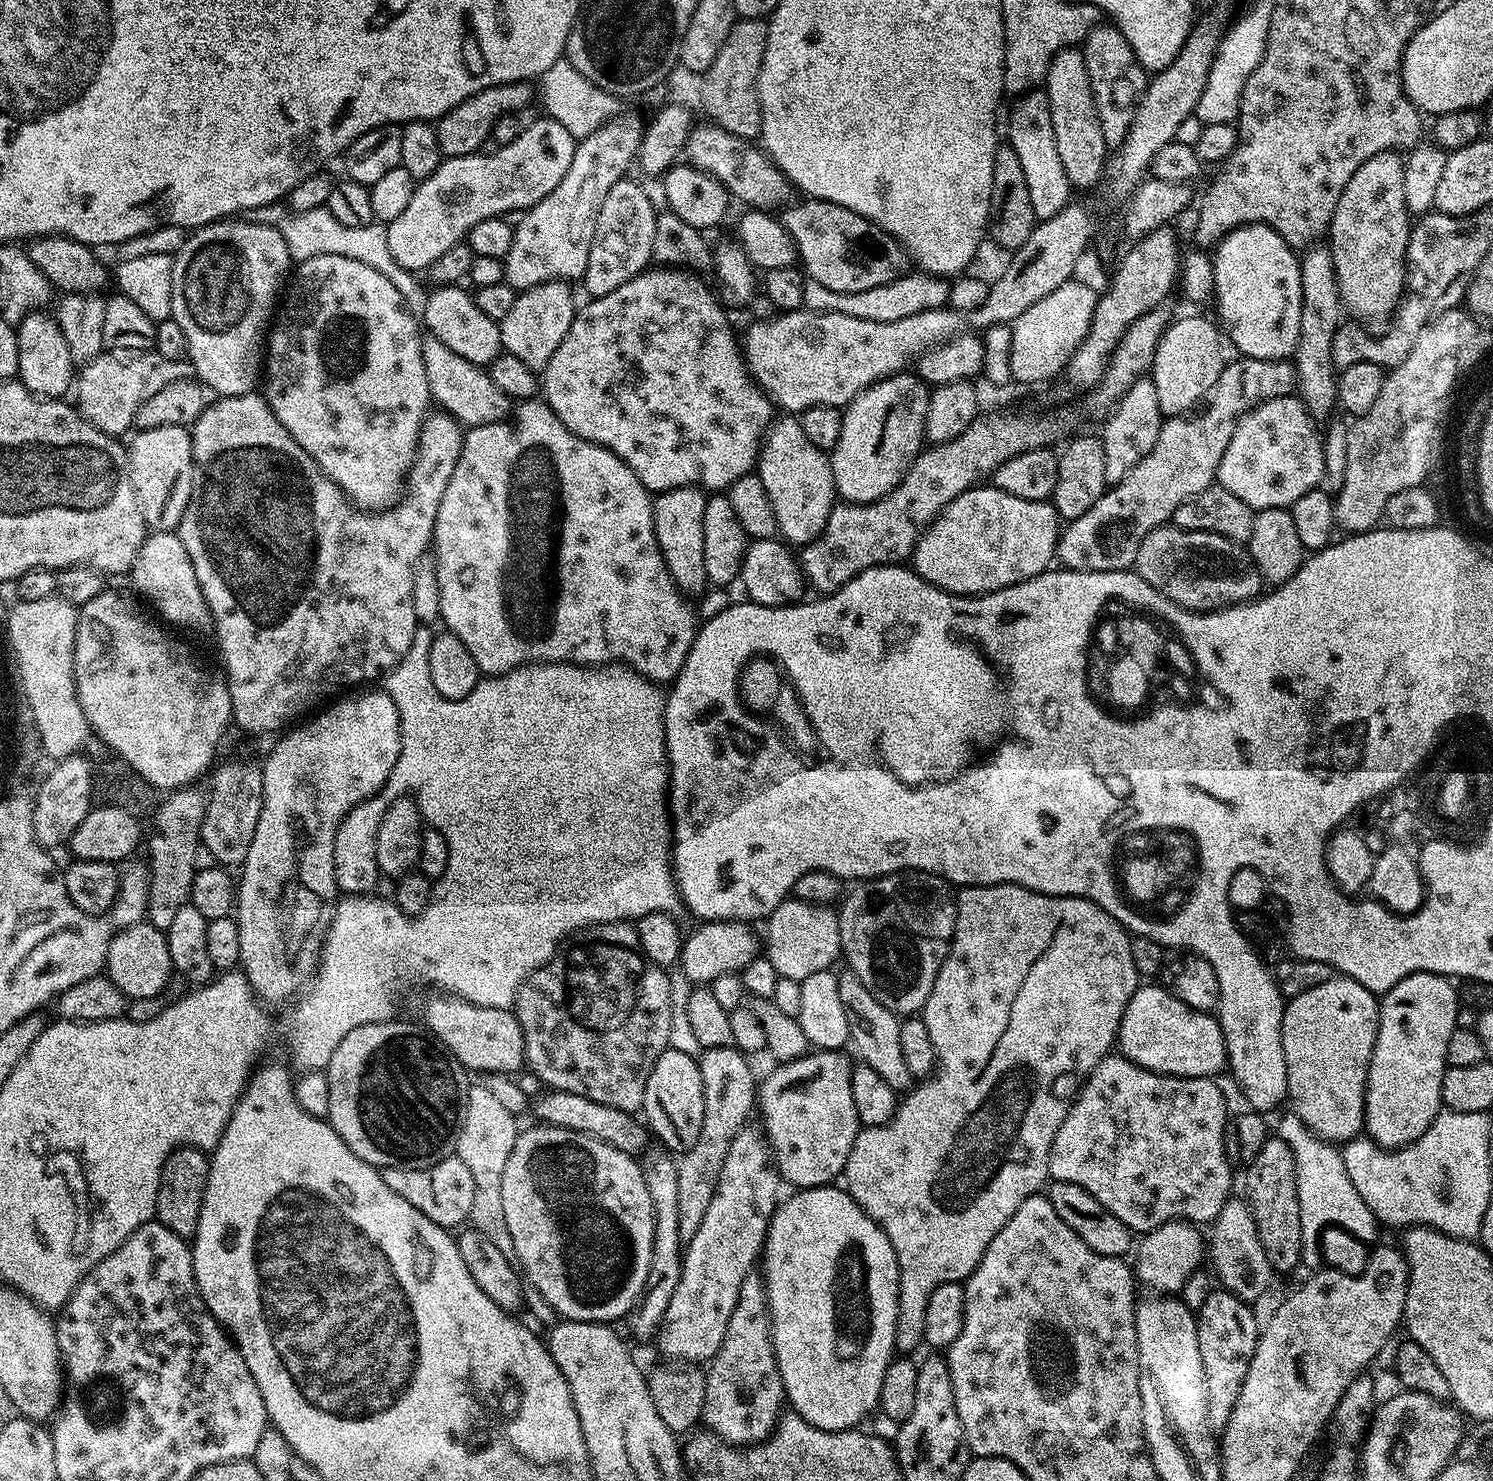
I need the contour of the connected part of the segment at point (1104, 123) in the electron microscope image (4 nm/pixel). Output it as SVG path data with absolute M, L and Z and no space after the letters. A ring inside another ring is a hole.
M1104 22L1087 36L1082 44L1091 93L1098 110L1103 140L1110 150L1120 148L1133 122L1137 104L1147 88L1148 74L1137 60L1133 48L1114 24Z

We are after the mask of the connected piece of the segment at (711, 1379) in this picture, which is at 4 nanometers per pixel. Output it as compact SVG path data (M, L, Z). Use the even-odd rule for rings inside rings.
M749 1272L746 1282L742 1282L742 1290L738 1290L738 1302L734 1302L734 1314L730 1314L730 1322L726 1326L726 1338L722 1338L718 1354L712 1356L706 1368L703 1427L733 1446L751 1446L767 1440L776 1429L786 1404L778 1362L772 1349L772 1321L768 1310L768 1294L764 1291L765 1277L761 1273L759 1276L758 1272Z

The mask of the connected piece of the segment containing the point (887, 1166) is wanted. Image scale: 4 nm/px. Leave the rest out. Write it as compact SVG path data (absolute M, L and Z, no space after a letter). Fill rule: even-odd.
M974 884L959 889L958 895L956 896L956 925L954 926L952 942L948 945L946 958L934 978L934 990L930 990L930 998L926 998L922 1009L922 1018L926 1022L926 1030L930 1030L930 1042L934 1042L936 1071L933 1075L921 1079L919 1083L897 1103L896 1112L892 1115L890 1122L886 1122L882 1126L874 1126L873 1128L861 1127L860 1133L854 1138L854 1146L850 1150L850 1158L846 1158L846 1166L842 1173L843 1187L856 1199L858 1206L862 1206L862 1210L865 1214L883 1230L886 1234L886 1238L890 1238L890 1246L894 1246L894 1254L898 1258L900 1281L898 1282L898 1318L896 1319L895 1351L897 1353L908 1354L911 1353L908 1352L911 1348L921 1347L921 1345L924 1344L926 1306L930 1302L930 1294L934 1294L934 1290L938 1290L938 1286L942 1286L943 1284L954 1284L967 1280L978 1266L978 1262L982 1258L986 1246L990 1246L990 1242L994 1242L998 1230L1002 1230L1002 1226L1006 1226L1006 1222L1010 1222L1010 1218L1014 1218L1014 1210L1018 1210L1018 1206L1022 1206L1022 1202L1026 1202L1026 1198L1037 1195L1037 1193L1045 1187L1046 1181L1049 1179L1048 1163L1050 1162L1050 1150L1054 1142L1054 1134L1058 1134L1058 1126L1062 1126L1066 1114L1072 1109L1072 1101L1080 1095L1080 1088L1084 1085L1084 1081L1088 1079L1089 1074L1094 1070L1094 1066L1098 1066L1098 1062L1102 1062L1102 1058L1113 1051L1114 1045L1116 1044L1116 1035L1120 1029L1122 1014L1126 1010L1130 998L1136 993L1136 989L1139 988L1142 983L1142 977L1134 966L1132 941L1133 937L1130 935L1128 929L1123 928L1110 913L1106 910L1102 910L1102 906L1098 906L1093 900L1087 900L1081 896L1047 896L1041 892L1035 892L1034 890L1023 888L1017 884Z

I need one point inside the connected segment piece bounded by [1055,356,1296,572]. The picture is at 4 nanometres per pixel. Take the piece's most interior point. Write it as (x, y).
(1184, 461)

